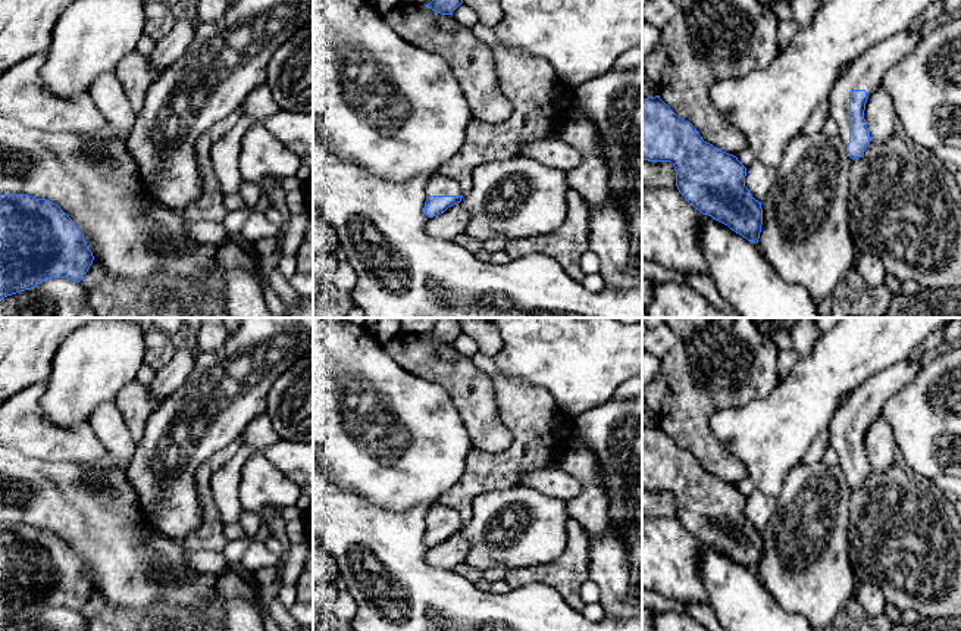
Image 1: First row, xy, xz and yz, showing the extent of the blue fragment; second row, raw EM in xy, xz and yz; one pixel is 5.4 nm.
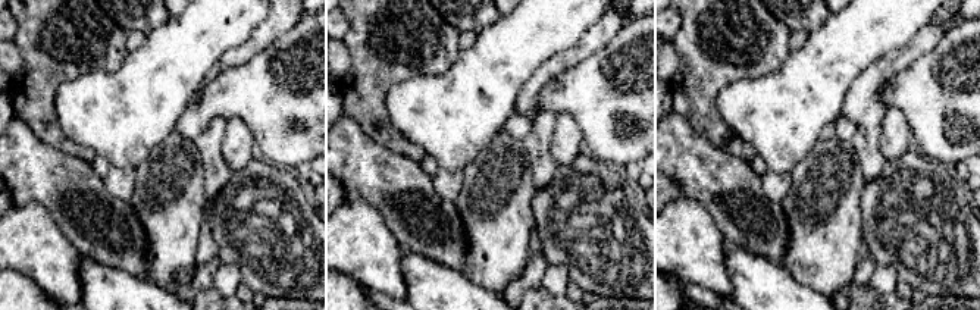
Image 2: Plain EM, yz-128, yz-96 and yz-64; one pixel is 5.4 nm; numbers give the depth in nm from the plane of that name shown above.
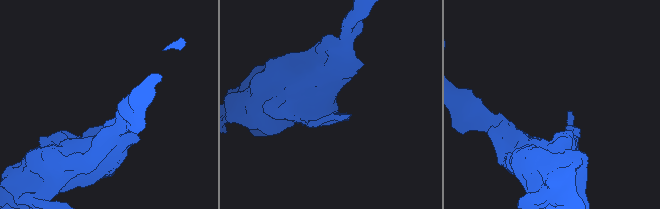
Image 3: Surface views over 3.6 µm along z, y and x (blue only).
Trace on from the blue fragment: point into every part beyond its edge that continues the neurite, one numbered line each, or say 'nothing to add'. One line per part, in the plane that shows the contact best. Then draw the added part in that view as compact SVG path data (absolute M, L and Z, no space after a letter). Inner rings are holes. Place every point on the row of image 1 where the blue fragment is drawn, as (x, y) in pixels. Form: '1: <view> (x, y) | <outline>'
1: yz (864, 72) | M905 29L870 47L841 74L827 99L830 116L839 126L845 147L849 143L849 91L865 90L867 96L880 85L883 75L915 49L924 31ZM924 29L926 31L926 29Z

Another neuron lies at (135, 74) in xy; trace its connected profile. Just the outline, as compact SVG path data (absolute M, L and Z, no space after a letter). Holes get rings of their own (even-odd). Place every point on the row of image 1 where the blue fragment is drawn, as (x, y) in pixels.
M131 51L118 65L115 71L125 94L137 115L144 103L148 87L163 74L151 68L148 56Z

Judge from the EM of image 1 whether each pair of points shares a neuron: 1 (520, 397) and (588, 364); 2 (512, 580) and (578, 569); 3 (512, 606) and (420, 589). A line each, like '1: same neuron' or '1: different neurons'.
1: different neurons
2: same neuron
3: same neuron

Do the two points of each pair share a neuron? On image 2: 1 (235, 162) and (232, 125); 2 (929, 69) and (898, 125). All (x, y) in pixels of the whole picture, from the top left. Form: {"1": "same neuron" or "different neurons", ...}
{"1": "same neuron", "2": "different neurons"}

